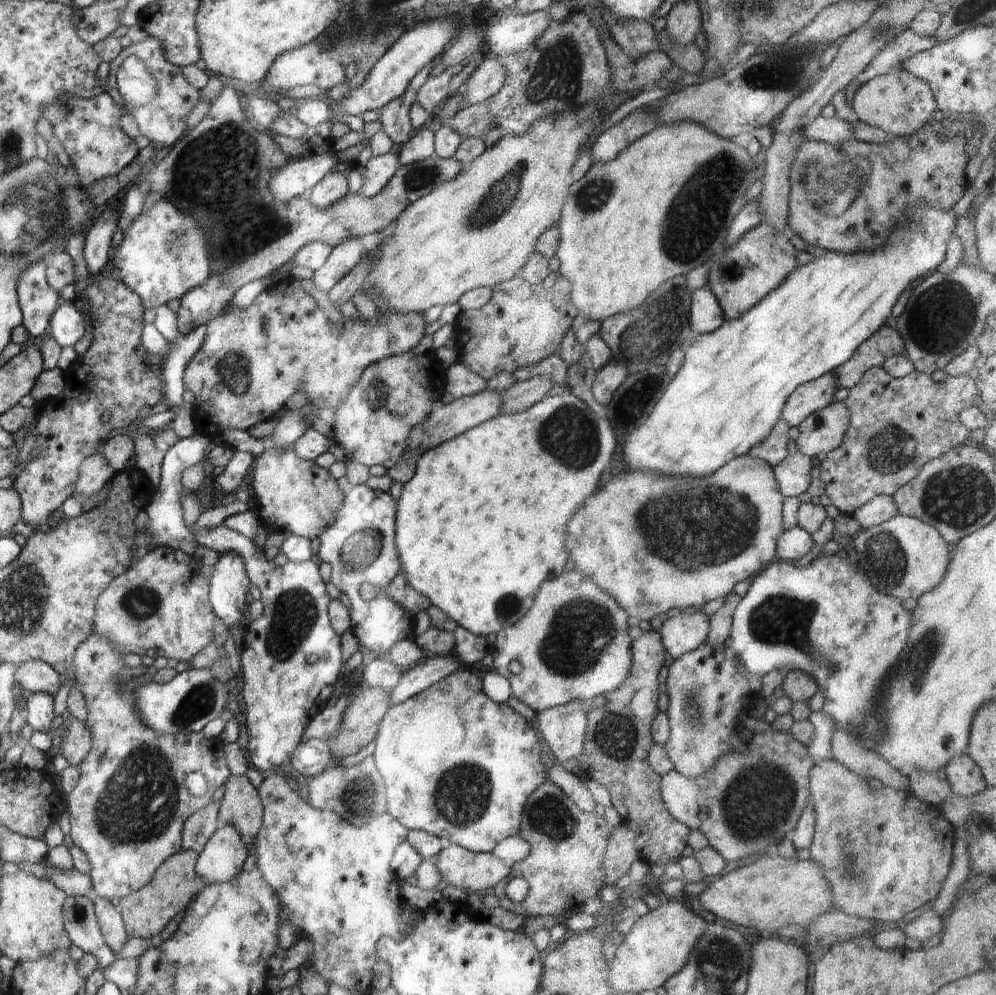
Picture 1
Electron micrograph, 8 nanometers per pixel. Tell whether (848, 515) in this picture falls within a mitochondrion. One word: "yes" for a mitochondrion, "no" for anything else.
no

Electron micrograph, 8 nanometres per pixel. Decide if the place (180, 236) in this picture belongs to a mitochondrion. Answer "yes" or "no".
yes

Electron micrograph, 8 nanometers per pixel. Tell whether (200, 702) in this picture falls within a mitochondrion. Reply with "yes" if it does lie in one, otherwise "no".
yes

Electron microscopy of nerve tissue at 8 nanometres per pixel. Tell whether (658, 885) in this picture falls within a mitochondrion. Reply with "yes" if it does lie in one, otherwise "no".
no

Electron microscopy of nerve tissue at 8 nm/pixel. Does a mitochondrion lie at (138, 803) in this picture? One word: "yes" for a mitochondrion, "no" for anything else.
yes

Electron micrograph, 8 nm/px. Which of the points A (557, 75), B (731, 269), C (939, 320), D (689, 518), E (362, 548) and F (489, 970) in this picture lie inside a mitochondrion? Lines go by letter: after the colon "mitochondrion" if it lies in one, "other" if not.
A: mitochondrion
B: mitochondrion
C: mitochondrion
D: mitochondrion
E: mitochondrion
F: other

